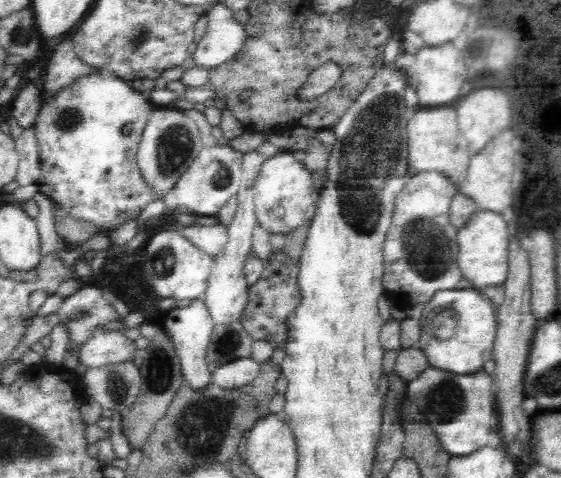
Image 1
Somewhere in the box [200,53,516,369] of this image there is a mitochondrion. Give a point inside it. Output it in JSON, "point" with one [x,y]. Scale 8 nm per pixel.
{"point":[371,151]}

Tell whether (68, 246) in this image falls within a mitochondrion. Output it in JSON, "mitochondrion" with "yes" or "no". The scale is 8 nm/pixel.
{"mitochondrion":"no"}

